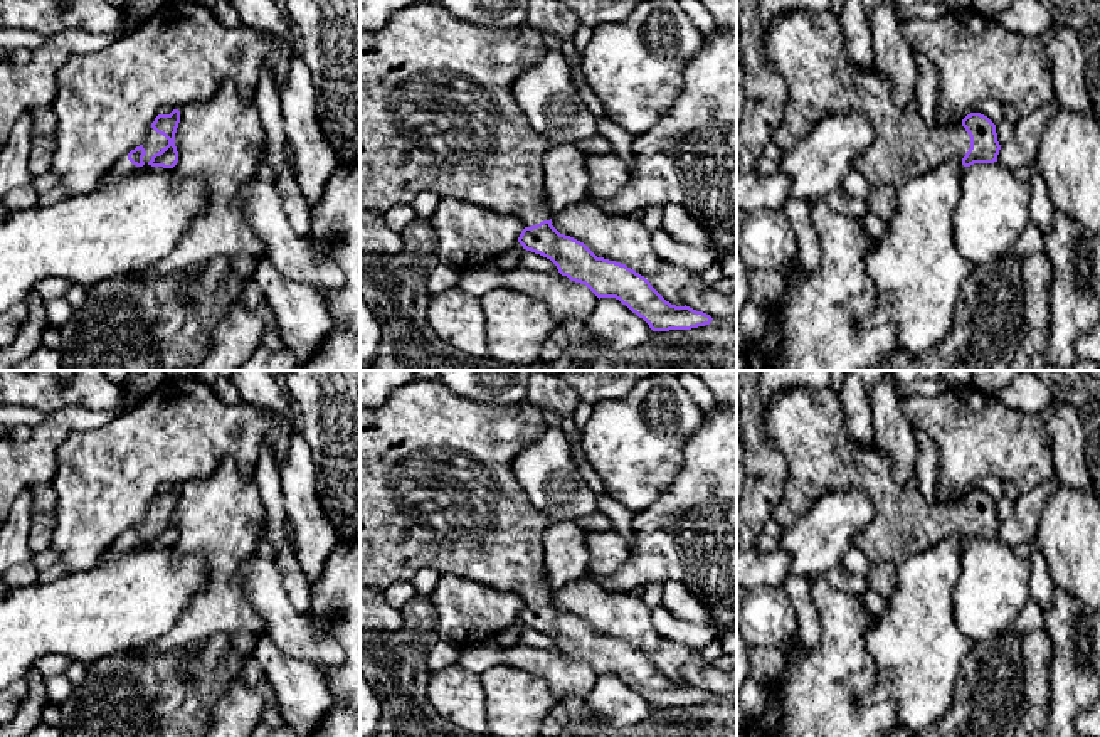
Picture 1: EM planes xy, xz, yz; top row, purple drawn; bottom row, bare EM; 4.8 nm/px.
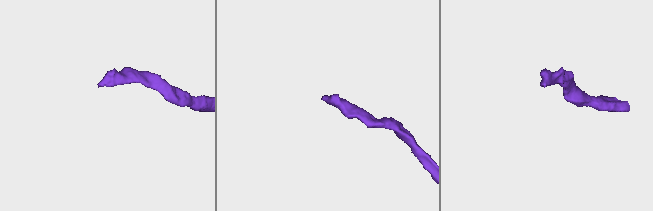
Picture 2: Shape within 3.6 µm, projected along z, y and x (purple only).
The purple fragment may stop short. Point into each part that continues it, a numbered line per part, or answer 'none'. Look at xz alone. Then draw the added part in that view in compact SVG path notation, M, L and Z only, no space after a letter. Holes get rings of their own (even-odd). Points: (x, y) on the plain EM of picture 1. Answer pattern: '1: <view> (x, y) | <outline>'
1: xz (438, 488) | M414 379L395 389L377 409L360 406L360 586L385 592L392 584L410 582L419 569L434 567L439 574L451 572L488 584L498 591L511 591L518 594L525 604L550 597L552 587L545 570L543 535L557 522L531 505L513 469L520 453L533 444L547 427L543 411L537 409L528 400L513 406L489 406L457 395L441 380Z

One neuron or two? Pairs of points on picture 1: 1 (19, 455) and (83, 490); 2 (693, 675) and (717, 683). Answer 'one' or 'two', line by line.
1: two
2: one

